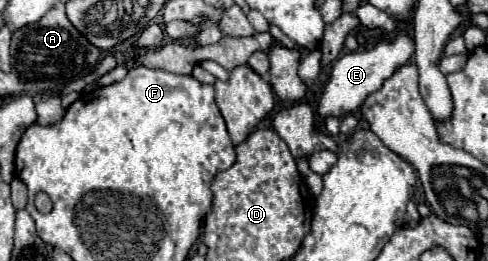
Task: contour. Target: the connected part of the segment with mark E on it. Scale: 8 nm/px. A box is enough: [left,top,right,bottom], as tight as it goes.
[317,35,415,121]

